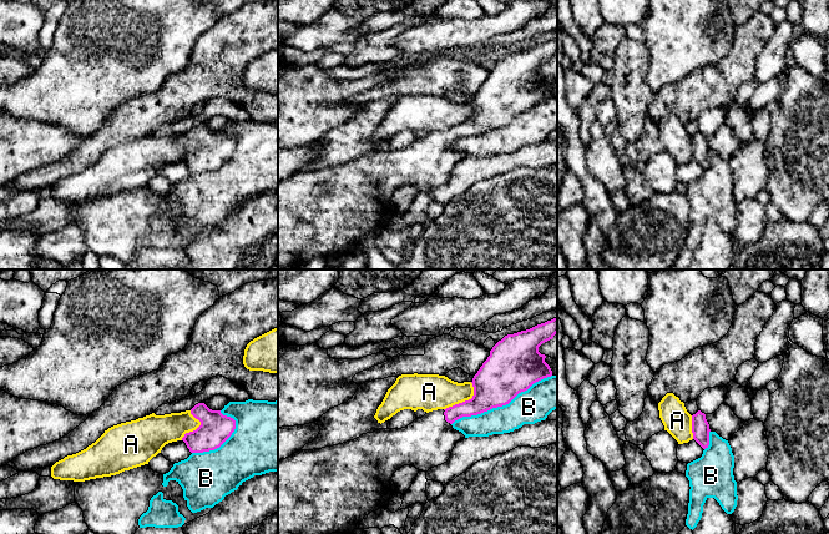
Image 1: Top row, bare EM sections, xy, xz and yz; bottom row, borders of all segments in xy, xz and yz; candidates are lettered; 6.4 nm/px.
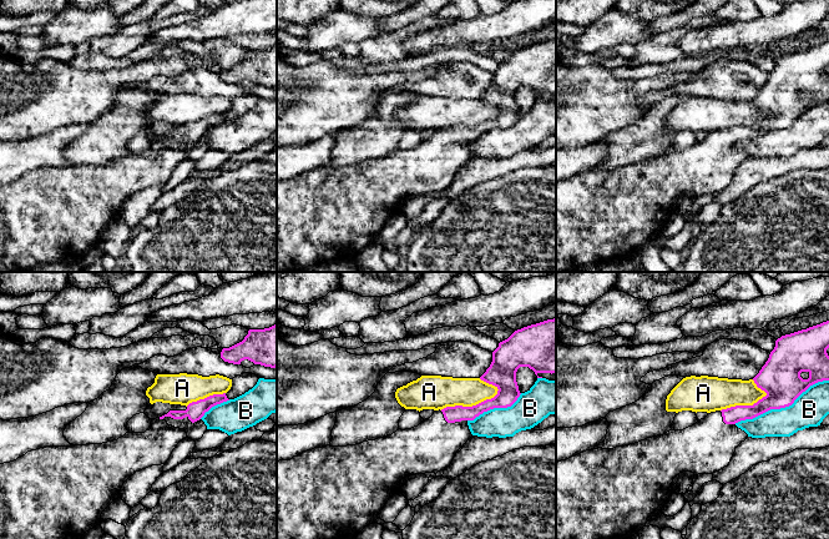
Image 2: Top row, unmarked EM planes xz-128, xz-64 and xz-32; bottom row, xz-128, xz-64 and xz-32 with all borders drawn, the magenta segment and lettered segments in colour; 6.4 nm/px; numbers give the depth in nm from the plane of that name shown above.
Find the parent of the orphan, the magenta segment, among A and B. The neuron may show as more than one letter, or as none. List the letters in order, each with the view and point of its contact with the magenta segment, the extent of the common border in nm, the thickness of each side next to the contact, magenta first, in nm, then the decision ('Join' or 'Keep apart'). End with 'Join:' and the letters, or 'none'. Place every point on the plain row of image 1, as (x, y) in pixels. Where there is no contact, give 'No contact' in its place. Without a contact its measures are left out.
A: Touches magenta at xz (465, 121). Shared border 260 nm. Thickness 300 nm (magenta) against 240 nm. Keep apart
B: Touches magenta at xz (501, 126). Shared border 700 nm. Thickness 320 nm (magenta) against 220 nm. Keep apart
Join: none

